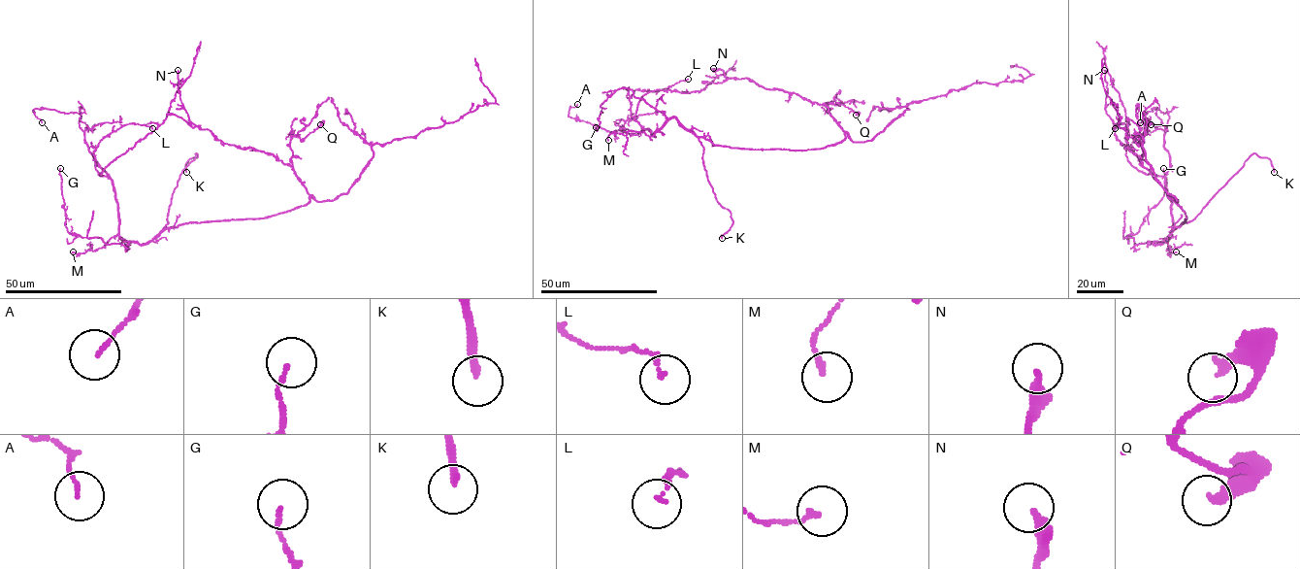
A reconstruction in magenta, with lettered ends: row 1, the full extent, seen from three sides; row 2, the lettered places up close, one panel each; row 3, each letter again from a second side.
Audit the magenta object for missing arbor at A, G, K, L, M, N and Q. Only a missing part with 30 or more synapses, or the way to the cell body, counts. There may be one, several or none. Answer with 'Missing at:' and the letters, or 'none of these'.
Missing at: K

